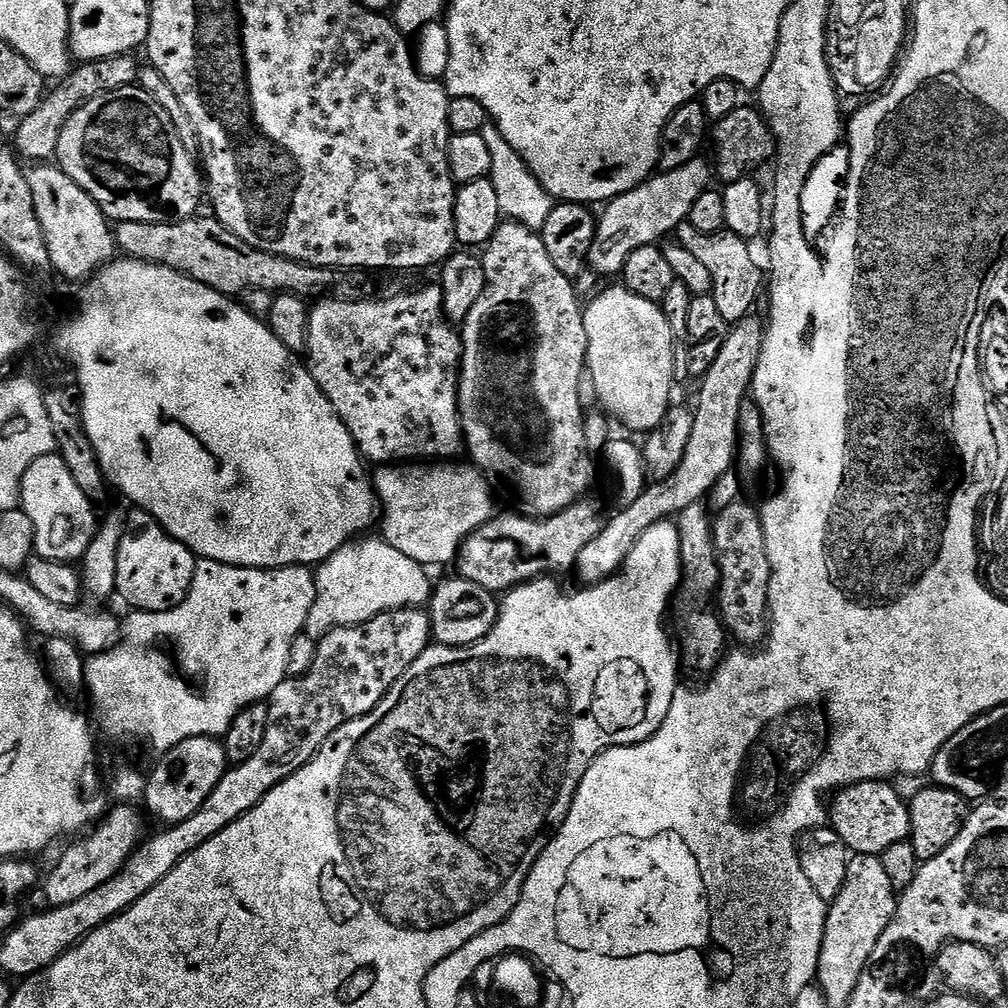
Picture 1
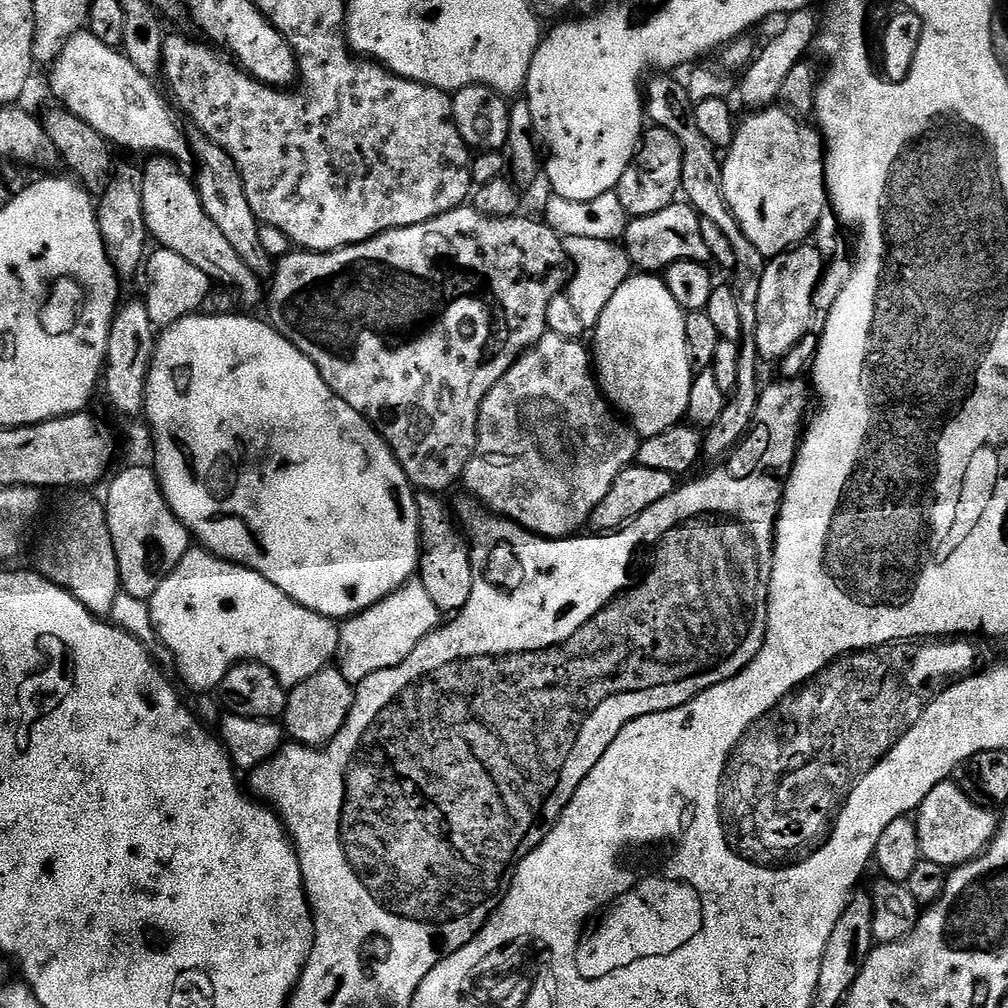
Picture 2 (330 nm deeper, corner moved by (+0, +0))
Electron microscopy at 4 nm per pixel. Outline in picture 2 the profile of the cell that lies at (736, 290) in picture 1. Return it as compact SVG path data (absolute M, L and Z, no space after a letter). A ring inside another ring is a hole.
M673 202L666 210L658 210L658 214L638 216L628 221L628 228L622 237L622 247L628 253L629 261L636 264L641 273L660 274L674 262L683 260L709 259L708 247L702 238L700 217L697 216L691 204Z

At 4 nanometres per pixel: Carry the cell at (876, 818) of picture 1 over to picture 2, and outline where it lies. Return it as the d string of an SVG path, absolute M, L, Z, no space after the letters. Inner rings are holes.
M955 782L934 786L915 813L921 857L938 862L945 870L957 868L979 856L996 838L998 816L991 808L974 801Z

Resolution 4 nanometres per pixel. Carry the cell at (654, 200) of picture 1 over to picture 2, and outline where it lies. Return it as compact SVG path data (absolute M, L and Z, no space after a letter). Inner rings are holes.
M812 10L791 13L783 21L784 29L765 48L761 47L757 51L752 63L743 69L739 77L740 85L737 88L735 85L734 96L736 92L737 105L740 103L742 107L748 108L744 110L763 110L777 103L786 74L790 74L790 70L794 70L794 66L801 63L808 48L810 50L813 47L814 37L818 31L818 16L814 13Z

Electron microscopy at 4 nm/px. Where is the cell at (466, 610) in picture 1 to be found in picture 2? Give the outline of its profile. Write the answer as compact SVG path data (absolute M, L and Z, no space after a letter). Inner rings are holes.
M423 490L416 492L418 530L420 531L420 566L418 578L430 593L434 606L441 614L455 614L470 602L474 590L474 570L470 545L457 521L453 509L448 508L443 495Z

